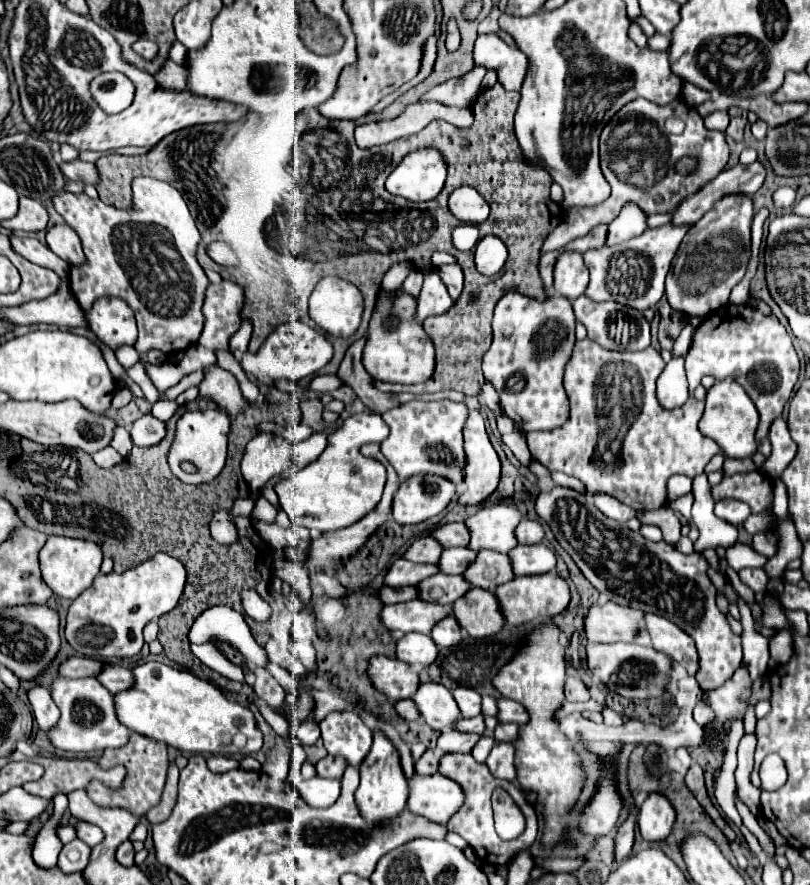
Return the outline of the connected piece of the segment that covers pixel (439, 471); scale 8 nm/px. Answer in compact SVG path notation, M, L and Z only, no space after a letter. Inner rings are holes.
M412 400L388 410L382 418L390 426L390 436L380 444L380 450L402 480L414 474L436 474L454 484L462 482L466 468L462 430L468 418L468 408L464 402Z

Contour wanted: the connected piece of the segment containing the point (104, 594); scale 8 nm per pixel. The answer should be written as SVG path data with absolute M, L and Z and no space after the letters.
M162 552L122 574L98 574L98 578L94 578L94 586L70 604L64 636L76 652L88 658L116 660L136 656L144 646L144 626L158 620L178 604L184 584L186 570L182 562Z

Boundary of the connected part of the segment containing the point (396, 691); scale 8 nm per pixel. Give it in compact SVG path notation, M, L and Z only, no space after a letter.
M374 656L370 660L368 676L372 678L374 686L390 698L390 702L410 698L420 686L420 676L412 672L406 662L386 656Z

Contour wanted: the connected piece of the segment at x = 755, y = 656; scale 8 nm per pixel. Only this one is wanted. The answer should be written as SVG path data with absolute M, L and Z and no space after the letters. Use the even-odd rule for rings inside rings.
M738 596L738 610L742 616L742 646L744 646L744 666L750 670L752 681L766 674L768 668L768 638L762 636L752 620L748 604Z

